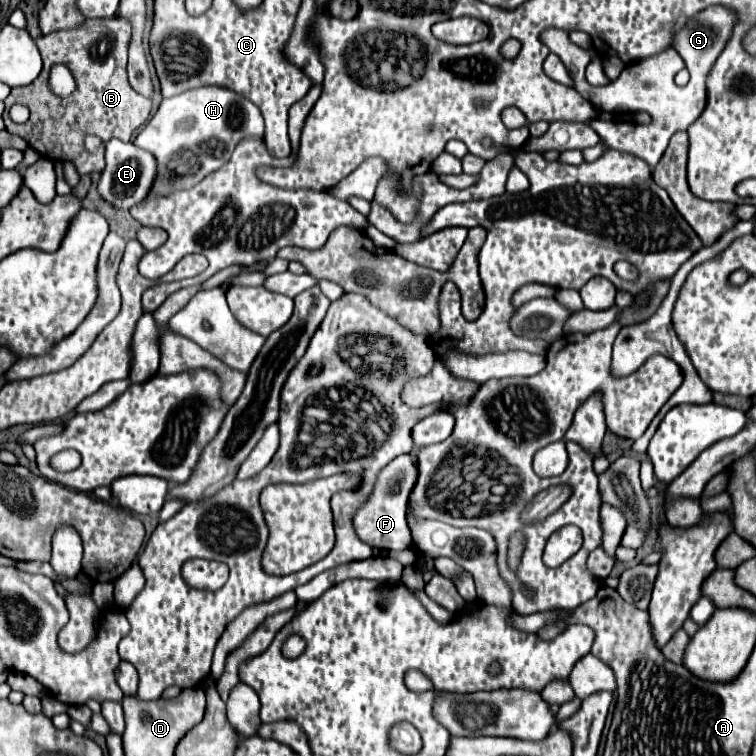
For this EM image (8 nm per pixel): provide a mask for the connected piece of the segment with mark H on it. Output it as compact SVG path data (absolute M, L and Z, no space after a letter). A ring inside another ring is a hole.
M198 87L184 91L176 97L164 99L154 113L154 117L148 121L148 125L138 133L138 137L132 141L136 147L150 151L156 157L158 173L156 179L148 191L146 197L164 197L174 191L190 189L196 183L200 183L206 175L226 165L232 157L234 147L246 139L246 137L262 137L264 135L264 119L250 101L244 97L238 97L236 93L222 89L222 87ZM196 155L198 169L190 173L178 173L170 161L174 157L186 157Z

